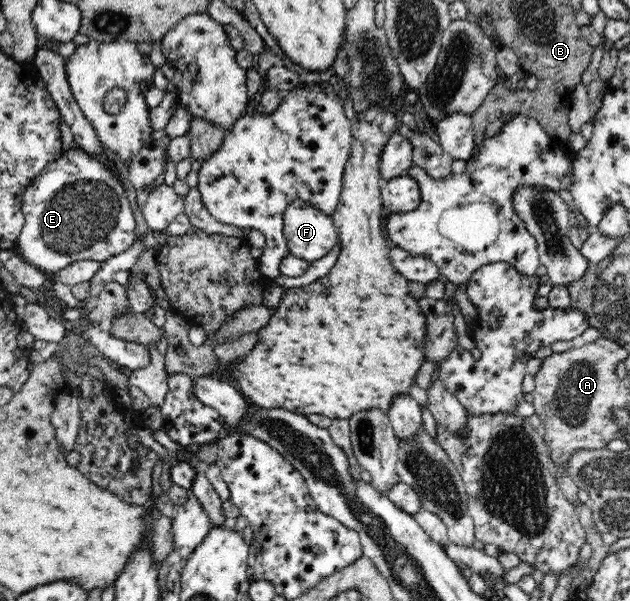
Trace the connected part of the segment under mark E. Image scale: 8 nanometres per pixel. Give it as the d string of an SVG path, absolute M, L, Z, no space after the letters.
M77 143L62 151L50 161L40 175L30 182L20 195L21 213L25 218L24 228L19 235L17 247L22 249L21 257L44 273L57 273L74 261L106 261L129 249L136 236L136 221L126 189L115 172L99 157L84 151Z

